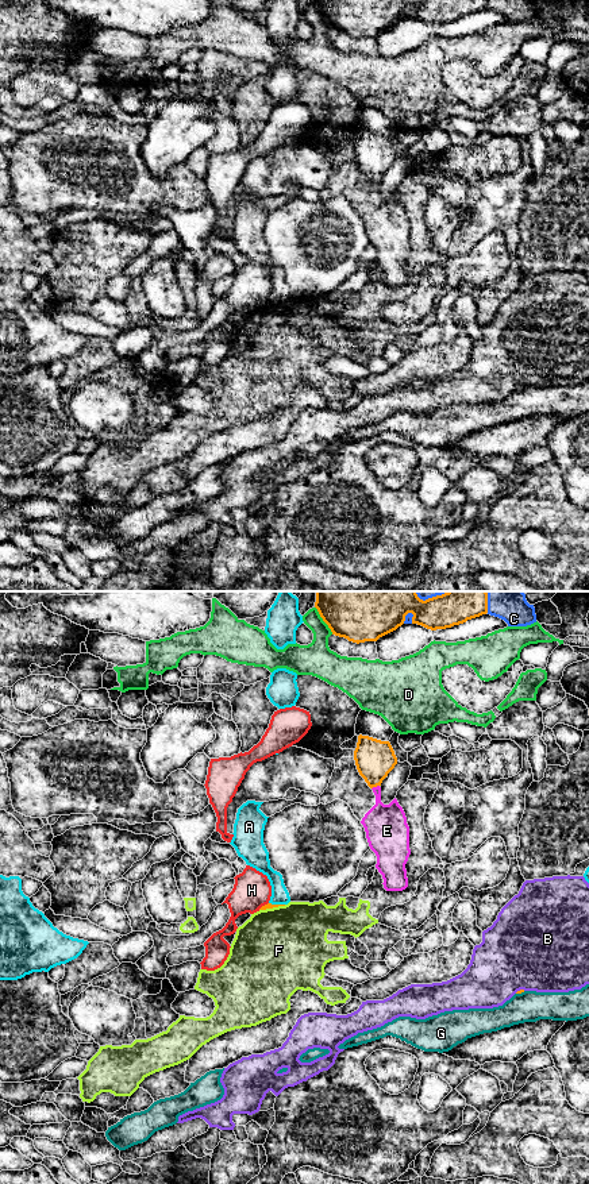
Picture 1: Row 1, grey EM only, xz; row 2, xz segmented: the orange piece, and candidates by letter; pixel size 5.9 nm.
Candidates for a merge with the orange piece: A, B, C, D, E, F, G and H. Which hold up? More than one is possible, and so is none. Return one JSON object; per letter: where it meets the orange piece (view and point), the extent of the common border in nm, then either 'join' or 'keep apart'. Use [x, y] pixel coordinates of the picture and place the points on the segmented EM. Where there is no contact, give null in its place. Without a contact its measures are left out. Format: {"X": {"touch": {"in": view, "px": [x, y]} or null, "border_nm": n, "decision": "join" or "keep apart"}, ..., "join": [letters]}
{"A": {"touch": {"in": "xz", "px": [277, 905]}, "border_nm": 100, "decision": "keep apart"}, "B": {"touch": {"in": "xz", "px": [520, 990]}, "border_nm": 70, "decision": "keep apart"}, "C": {"touch": {"in": "xz", "px": [432, 597]}, "border_nm": 200, "decision": "keep apart"}, "D": {"touch": {"in": "xz", "px": [323, 620]}, "border_nm": 200, "decision": "keep apart"}, "E": {"touch": {"in": "xz", "px": [374, 786]}, "border_nm": 50, "decision": "keep apart"}, "F": {"touch": {"in": "xz", "px": [272, 907]}, "border_nm": 160, "decision": "keep apart"}, "G": {"touch": {"in": "xz", "px": [520, 992]}, "border_nm": 60, "decision": "keep apart"}, "H": {"touch": {"in": "xz", "px": [262, 906]}, "border_nm": 80, "decision": "keep apart"}, "join": []}

